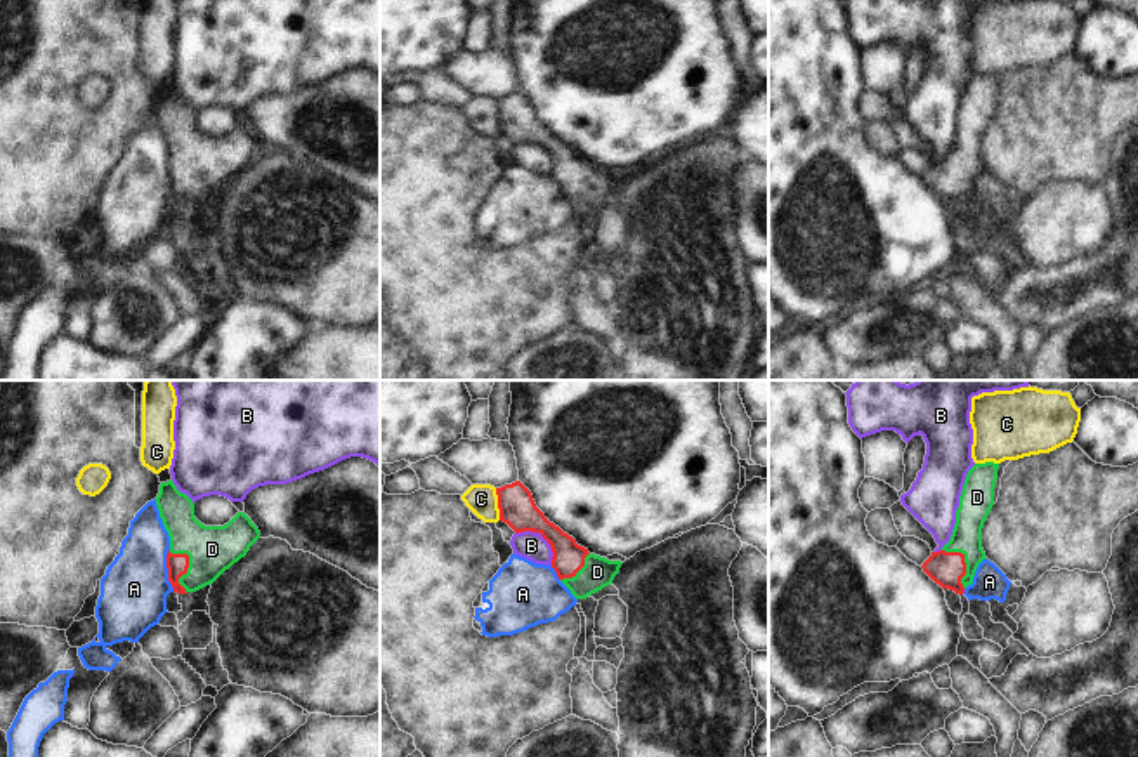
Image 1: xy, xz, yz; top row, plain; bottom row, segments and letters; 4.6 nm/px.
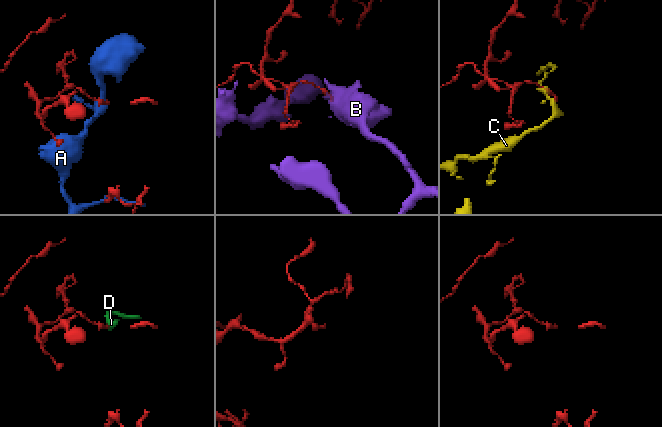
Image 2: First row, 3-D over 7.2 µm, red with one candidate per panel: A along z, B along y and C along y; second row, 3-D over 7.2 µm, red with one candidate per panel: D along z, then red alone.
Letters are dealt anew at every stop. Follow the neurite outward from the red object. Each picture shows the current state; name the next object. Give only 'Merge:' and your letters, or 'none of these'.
Merge: D

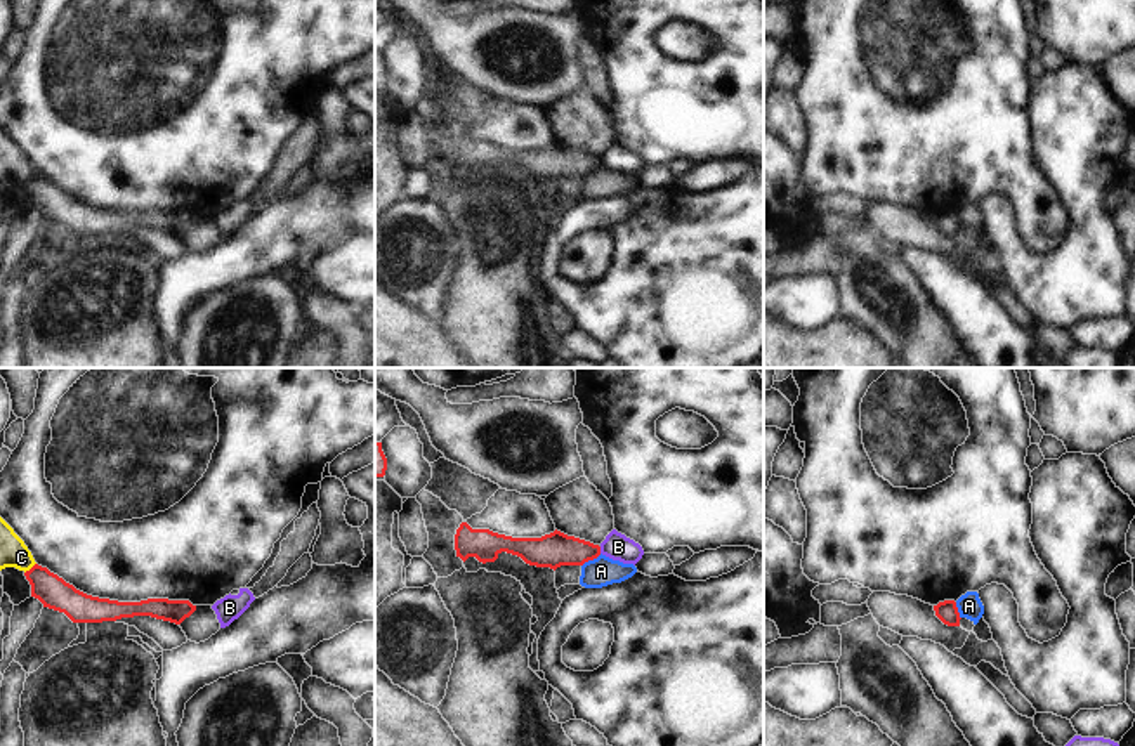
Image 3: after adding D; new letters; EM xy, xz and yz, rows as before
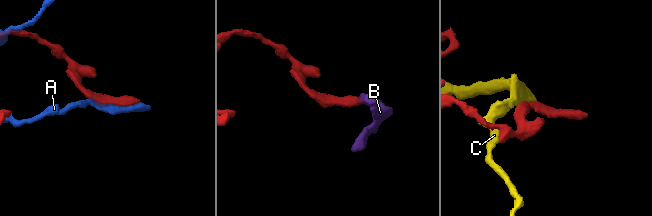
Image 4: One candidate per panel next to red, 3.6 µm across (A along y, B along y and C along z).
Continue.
Merge: none of these

